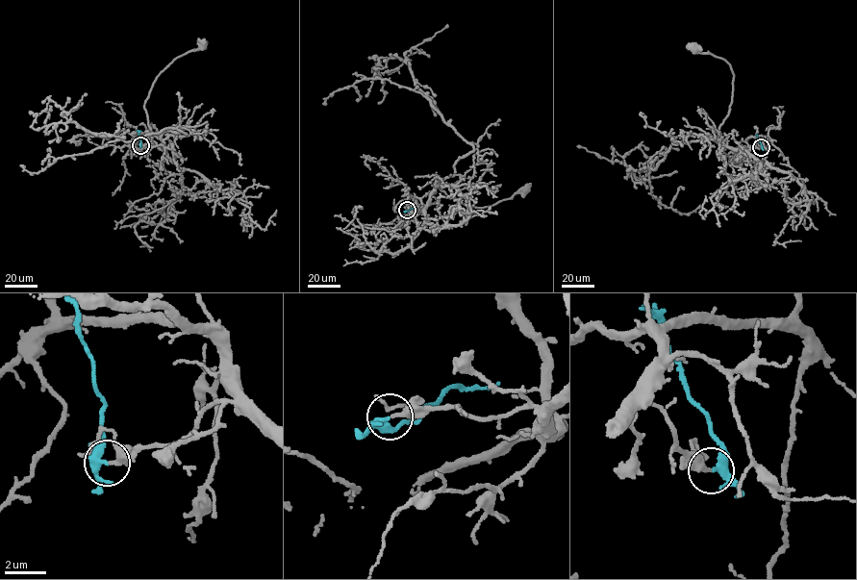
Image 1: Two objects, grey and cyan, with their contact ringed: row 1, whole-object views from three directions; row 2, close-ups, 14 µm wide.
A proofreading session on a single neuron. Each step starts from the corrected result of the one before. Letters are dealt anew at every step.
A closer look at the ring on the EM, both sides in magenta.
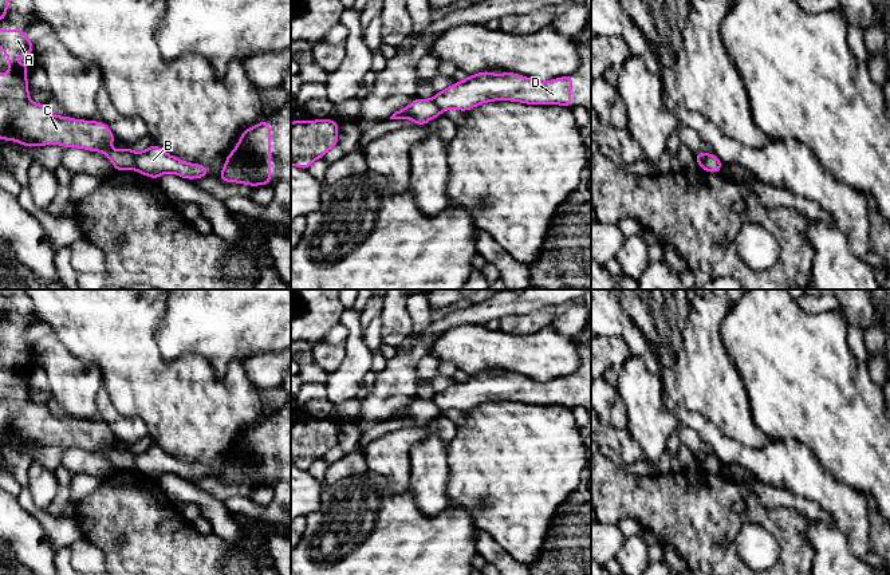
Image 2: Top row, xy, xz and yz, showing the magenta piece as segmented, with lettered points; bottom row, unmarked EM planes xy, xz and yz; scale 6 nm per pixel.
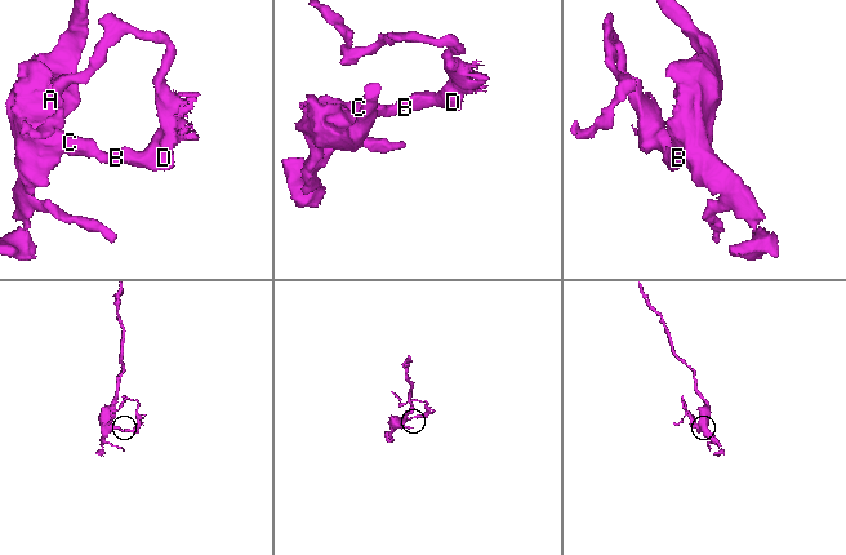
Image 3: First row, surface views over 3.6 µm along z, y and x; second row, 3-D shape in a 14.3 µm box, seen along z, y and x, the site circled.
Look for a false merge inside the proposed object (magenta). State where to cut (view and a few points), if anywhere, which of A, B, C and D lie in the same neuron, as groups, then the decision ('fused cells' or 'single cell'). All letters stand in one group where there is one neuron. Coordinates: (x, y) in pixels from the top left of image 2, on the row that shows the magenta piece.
cut xy (133, 153), (137, 169); groups A C / B D; fused cells

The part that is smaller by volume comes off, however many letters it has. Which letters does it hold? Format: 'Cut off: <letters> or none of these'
Cut off: B, D

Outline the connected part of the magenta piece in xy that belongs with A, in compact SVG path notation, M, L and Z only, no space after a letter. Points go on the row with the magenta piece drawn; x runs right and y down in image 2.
M0 29L0 50L8 59L9 71L0 74L0 139L16 141L21 146L62 145L66 149L79 147L106 154L115 170L137 170L135 157L131 147L111 150L115 137L105 122L91 119L80 121L70 117L54 115L46 105L29 99L28 78L25 72L31 64L21 64L16 60L19 55L32 56L34 43L27 38L24 29Z

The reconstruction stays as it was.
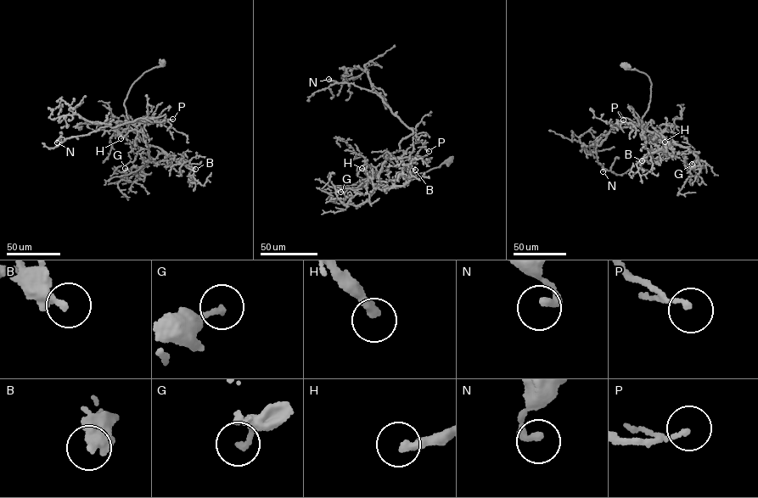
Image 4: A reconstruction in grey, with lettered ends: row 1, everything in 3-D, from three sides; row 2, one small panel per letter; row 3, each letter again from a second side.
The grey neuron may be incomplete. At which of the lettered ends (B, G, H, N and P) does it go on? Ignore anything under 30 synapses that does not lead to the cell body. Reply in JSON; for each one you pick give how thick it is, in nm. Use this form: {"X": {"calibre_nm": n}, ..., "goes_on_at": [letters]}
{"H": {"calibre_nm": 280}, "goes_on_at": ["H"]}

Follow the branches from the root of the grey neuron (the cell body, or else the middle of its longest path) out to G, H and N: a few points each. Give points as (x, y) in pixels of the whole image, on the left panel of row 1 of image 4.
G: (162, 64), (143, 73), (125, 100), (126, 117), (149, 155), (146, 165), (134, 173), (125, 168)
H: (162, 64), (143, 73), (130, 89), (124, 104), (126, 117), (138, 131), (126, 128), (120, 138)
N: (162, 64), (143, 73), (124, 103), (132, 125), (139, 119), (151, 121), (139, 118), (60, 137), (57, 142)

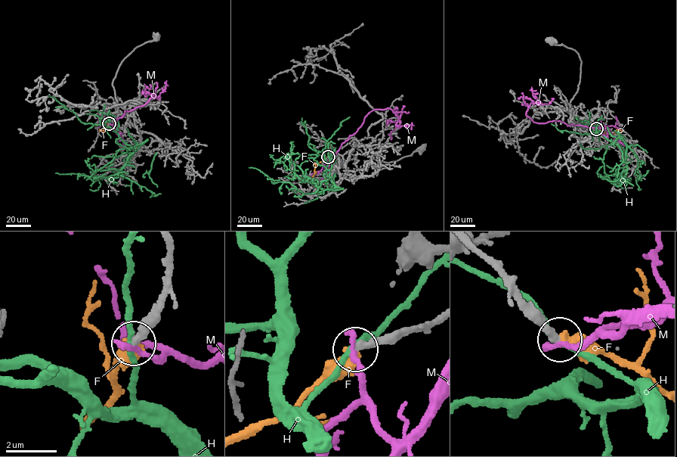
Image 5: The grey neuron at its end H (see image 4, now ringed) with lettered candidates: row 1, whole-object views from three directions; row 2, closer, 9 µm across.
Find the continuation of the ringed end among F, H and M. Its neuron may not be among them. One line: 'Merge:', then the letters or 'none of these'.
Merge: F

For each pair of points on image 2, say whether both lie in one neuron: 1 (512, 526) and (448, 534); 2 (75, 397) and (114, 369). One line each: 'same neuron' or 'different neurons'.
1: different neurons
2: different neurons

